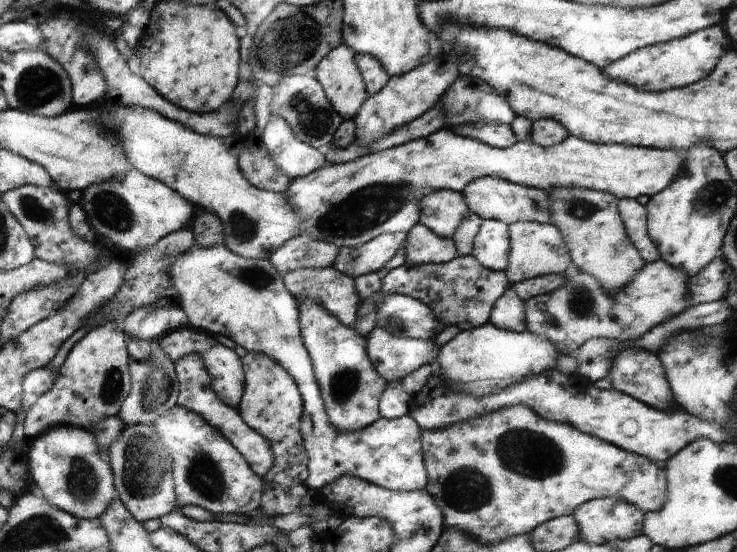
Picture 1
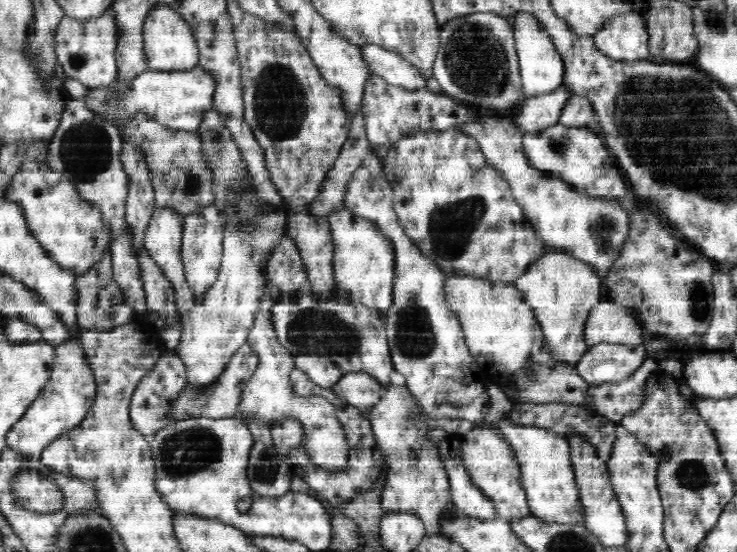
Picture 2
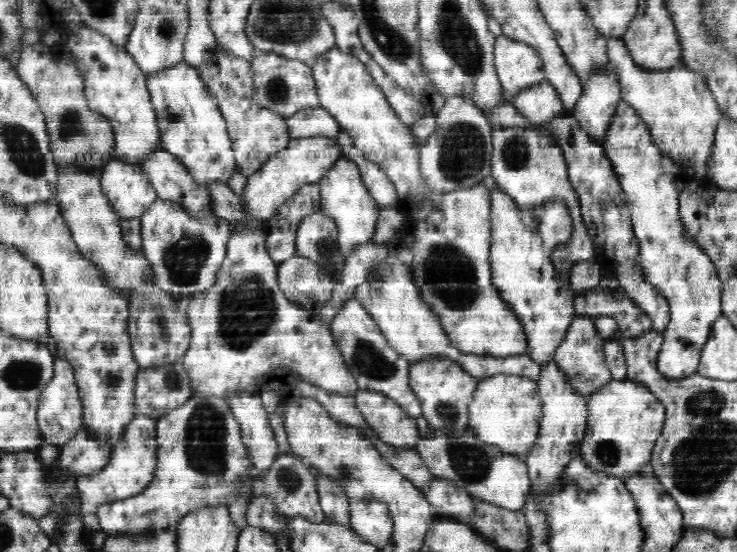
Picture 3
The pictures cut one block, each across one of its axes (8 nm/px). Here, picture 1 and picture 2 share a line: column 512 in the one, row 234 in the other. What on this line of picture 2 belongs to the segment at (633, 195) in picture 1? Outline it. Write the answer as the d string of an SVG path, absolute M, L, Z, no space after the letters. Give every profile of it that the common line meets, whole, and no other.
M156 207L153 210L151 220L147 226L146 237L143 240L143 246L148 251L148 256L161 268L164 277L172 284L176 294L176 307L179 308L180 320L183 314L188 313L196 303L196 297L192 289L188 286L187 276L181 259L181 226L183 217L173 208Z

